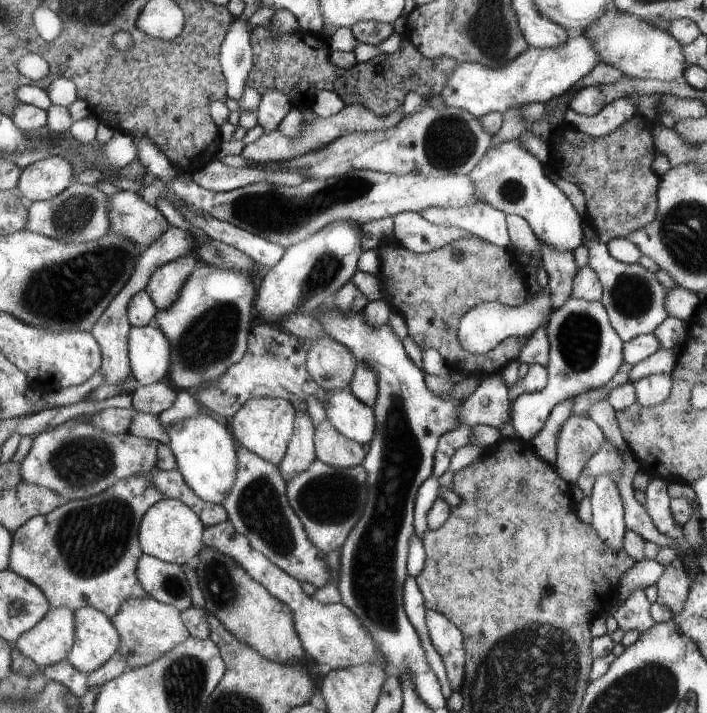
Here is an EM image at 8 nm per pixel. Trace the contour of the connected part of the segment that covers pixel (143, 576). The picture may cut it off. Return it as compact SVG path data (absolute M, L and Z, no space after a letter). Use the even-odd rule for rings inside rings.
M143 552L140 561L137 562L137 577L141 585L145 587L146 593L153 599L178 607L183 612L192 606L190 584L179 564L169 563Z

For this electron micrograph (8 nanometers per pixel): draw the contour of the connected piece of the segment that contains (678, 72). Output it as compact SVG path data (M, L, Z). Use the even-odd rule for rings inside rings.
M609 10L588 26L584 34L593 40L593 46L599 52L601 62L618 67L624 76L633 79L682 80L684 71L690 67L682 44L677 38L668 31L650 26L636 15Z

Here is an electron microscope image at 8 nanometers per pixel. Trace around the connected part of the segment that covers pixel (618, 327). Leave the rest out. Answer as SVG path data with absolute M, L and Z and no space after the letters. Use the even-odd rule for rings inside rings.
M596 234L593 238L585 239L582 245L589 250L588 266L598 273L604 286L604 296L600 301L607 308L612 328L624 342L632 341L633 338L640 335L652 333L657 326L660 326L666 318L670 317L666 308L666 300L670 289L662 286L662 283L656 278L655 272L648 271L640 263L628 264L615 259L609 253L607 244L603 243Z

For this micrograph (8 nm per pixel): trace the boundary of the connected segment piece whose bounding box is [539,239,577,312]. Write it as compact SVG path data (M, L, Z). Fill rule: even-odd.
M539 239L541 244L541 259L543 262L543 268L549 275L549 284L545 288L546 291L550 293L551 303L553 306L553 312L557 311L573 294L573 280L577 273L577 266L575 263L575 258L573 252L566 251L562 252L553 249L551 246L545 245Z

